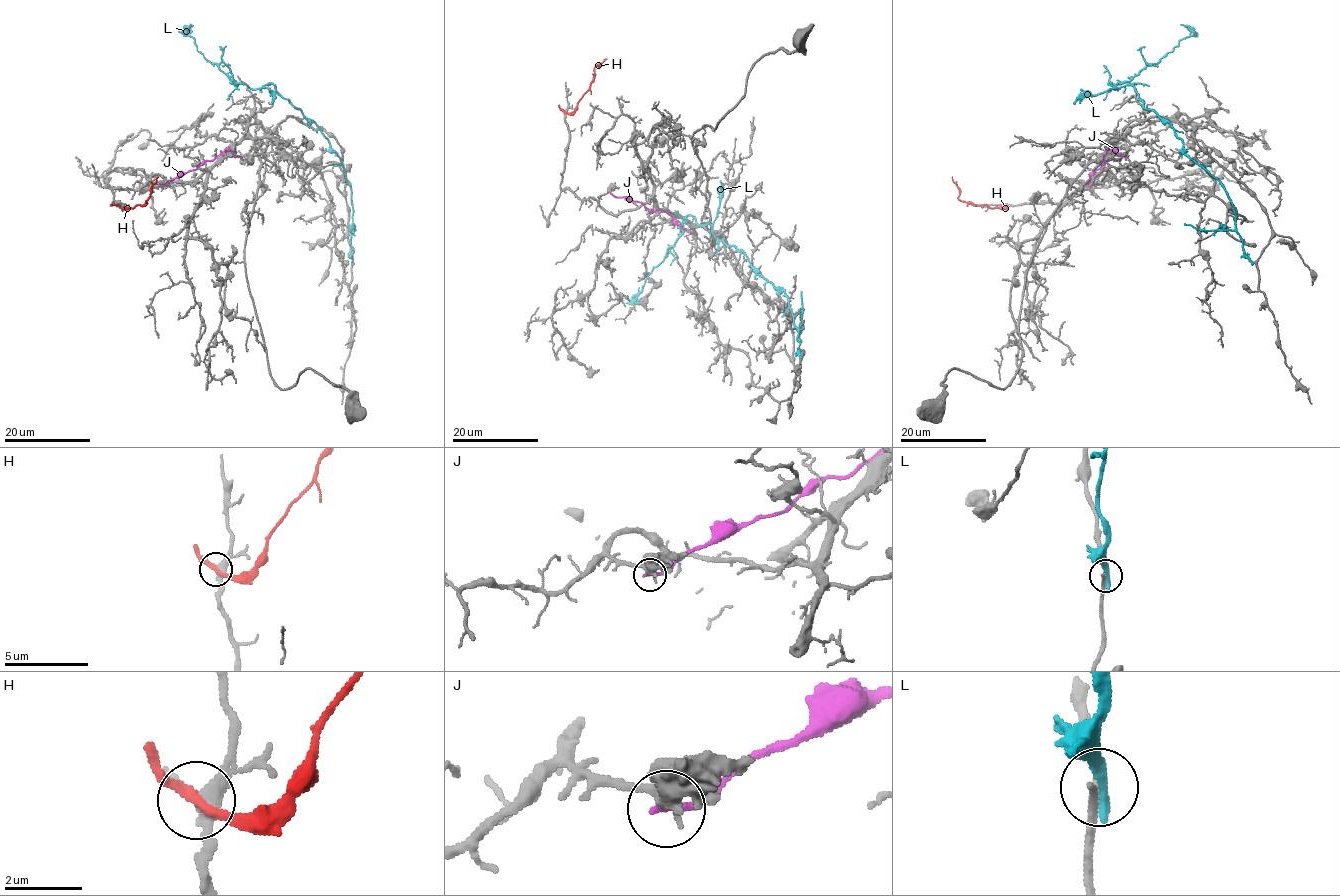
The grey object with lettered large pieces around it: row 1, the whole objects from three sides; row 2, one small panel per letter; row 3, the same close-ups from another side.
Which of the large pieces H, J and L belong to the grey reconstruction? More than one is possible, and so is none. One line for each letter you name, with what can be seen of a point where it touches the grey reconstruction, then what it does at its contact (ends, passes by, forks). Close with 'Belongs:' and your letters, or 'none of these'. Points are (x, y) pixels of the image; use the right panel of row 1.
Belongs: none of these

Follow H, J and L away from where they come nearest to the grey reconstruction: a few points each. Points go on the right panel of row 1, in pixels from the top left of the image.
H: (1004, 205), (1006, 207), (990, 208), (962, 201), (959, 187), (951, 177)
J: (1085, 185), (1110, 151), (1116, 151), (1126, 159)
L: (1251, 261), (1225, 187), (1132, 84), (1108, 84), (1128, 82), (1193, 33), (1181, 24)

